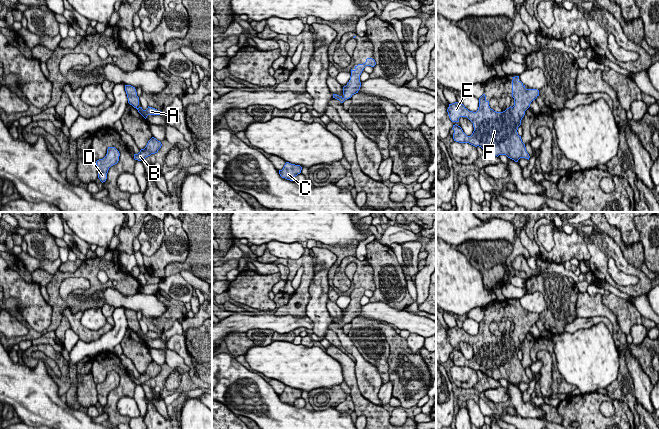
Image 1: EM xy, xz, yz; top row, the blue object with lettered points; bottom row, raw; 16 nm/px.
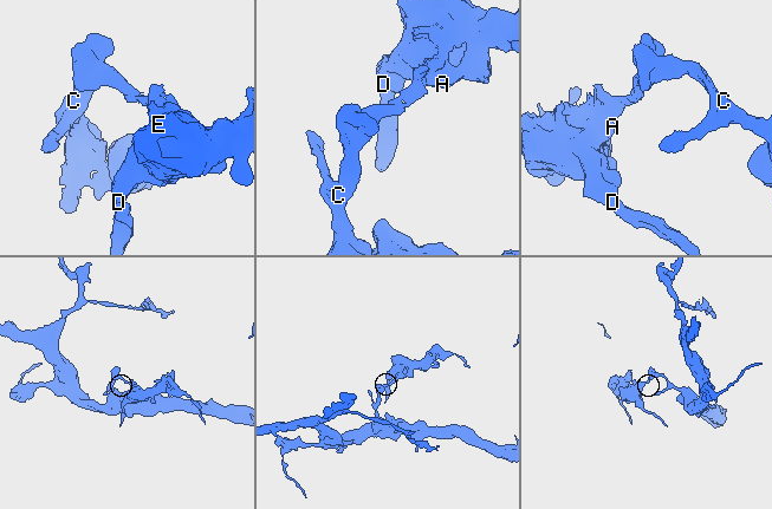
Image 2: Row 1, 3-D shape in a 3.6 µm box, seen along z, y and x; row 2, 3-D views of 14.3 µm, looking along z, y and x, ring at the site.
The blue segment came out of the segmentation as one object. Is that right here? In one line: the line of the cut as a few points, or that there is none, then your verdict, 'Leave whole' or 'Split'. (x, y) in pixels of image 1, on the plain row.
No split. Leave whole

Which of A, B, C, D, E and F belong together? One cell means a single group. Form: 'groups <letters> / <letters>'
groups A B C D E F

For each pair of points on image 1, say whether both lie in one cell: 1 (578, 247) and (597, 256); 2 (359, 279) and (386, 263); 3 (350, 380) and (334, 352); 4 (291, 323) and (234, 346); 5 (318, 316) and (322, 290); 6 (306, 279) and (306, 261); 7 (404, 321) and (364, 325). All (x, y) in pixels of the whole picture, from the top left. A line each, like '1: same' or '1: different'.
1: different
2: different
3: same
4: different
5: same
6: same
7: different

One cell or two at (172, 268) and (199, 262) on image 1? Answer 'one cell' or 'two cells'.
one cell

